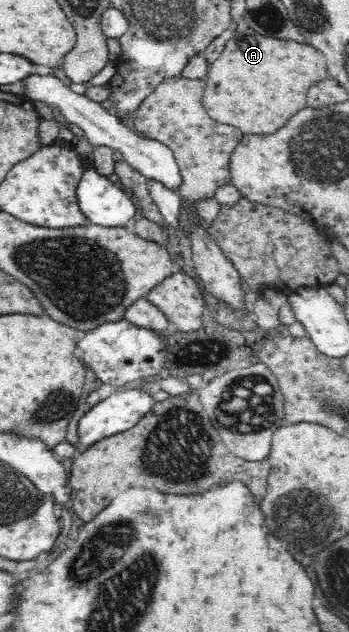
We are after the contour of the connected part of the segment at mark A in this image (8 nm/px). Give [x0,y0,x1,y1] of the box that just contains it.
[203,27,328,135]

